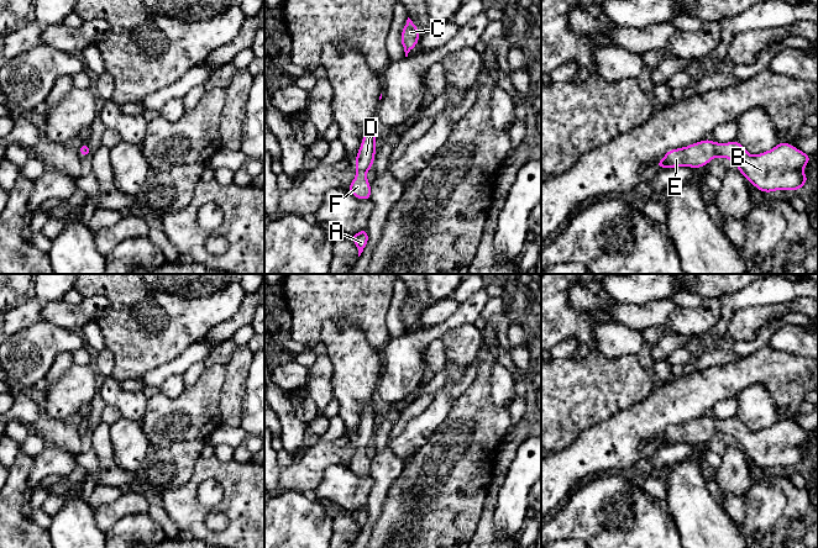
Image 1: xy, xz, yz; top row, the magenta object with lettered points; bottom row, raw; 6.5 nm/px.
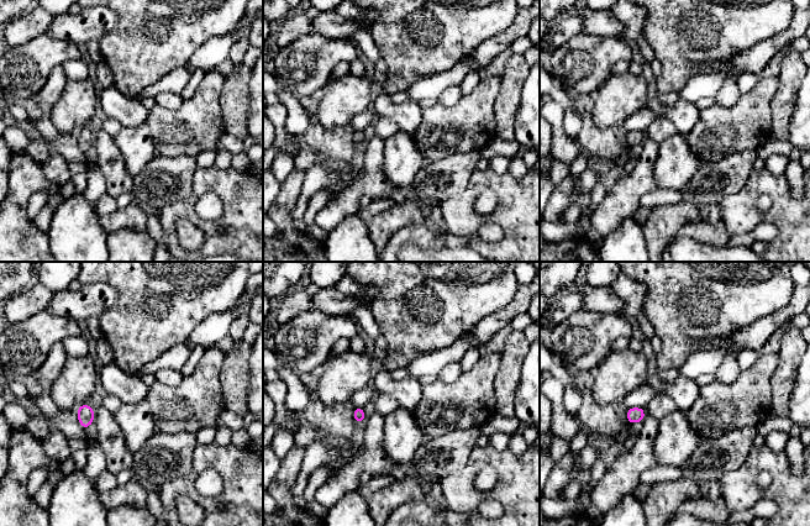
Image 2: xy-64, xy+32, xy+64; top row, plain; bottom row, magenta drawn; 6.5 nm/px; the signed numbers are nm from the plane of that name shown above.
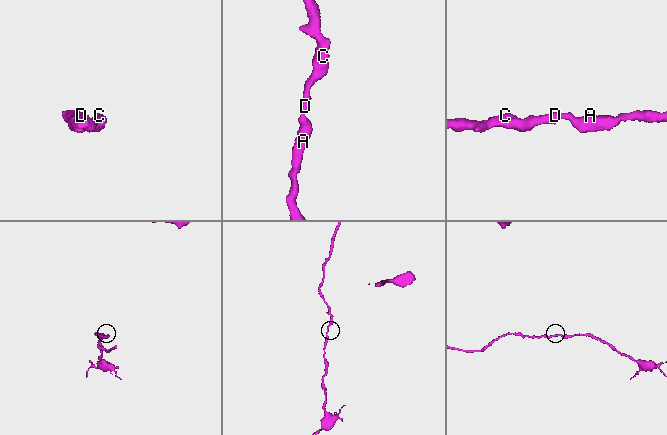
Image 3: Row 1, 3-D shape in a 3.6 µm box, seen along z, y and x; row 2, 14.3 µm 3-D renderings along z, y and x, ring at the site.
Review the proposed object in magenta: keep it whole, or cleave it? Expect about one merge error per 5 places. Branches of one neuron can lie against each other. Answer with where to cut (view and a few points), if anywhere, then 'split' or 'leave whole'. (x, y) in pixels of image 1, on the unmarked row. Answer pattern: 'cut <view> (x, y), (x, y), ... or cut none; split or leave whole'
cut none; leave whole

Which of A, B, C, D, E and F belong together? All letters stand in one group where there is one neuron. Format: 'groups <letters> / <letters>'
groups A B C D E F

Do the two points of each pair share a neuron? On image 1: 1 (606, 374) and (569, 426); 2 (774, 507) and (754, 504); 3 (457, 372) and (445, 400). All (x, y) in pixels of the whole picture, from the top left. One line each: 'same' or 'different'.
1: same
2: same
3: same

